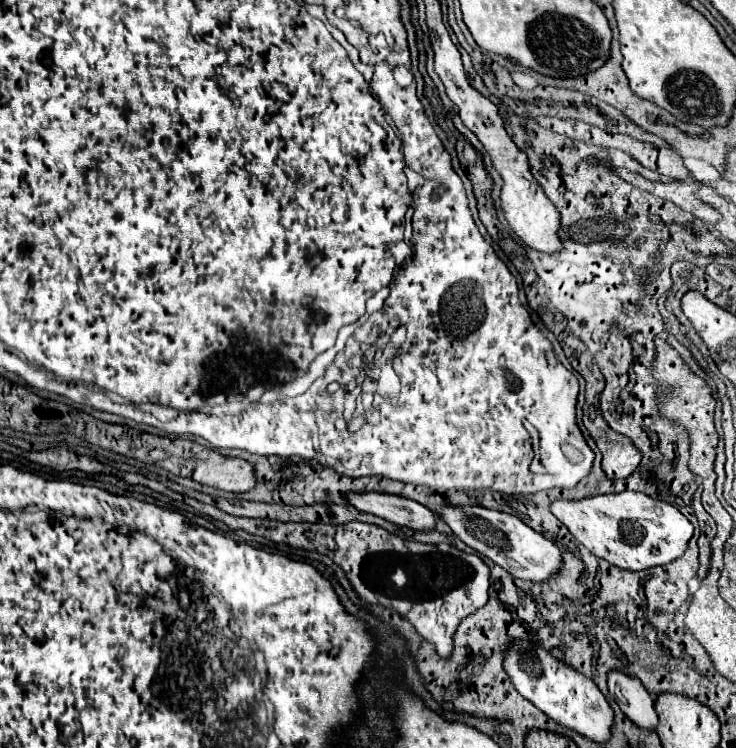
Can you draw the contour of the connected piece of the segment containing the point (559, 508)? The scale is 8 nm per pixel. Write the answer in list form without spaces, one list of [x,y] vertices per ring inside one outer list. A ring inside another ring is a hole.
[[[640,491],[596,495],[580,501],[558,499],[550,505],[550,511],[596,557],[628,571],[642,571],[678,559],[694,531],[692,523],[674,505],[656,501]]]

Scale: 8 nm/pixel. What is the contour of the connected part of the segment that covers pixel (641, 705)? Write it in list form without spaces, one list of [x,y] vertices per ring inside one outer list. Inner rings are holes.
[[[612,669],[608,671],[608,689],[614,693],[614,701],[628,719],[632,719],[642,729],[656,729],[658,717],[654,711],[654,699],[638,677]]]

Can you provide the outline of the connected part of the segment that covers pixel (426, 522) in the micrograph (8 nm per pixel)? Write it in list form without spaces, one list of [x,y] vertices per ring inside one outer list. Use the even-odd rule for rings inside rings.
[[[350,491],[346,495],[346,501],[356,507],[358,511],[378,515],[386,521],[392,521],[396,525],[404,525],[410,529],[432,529],[434,527],[434,513],[426,507],[422,507],[416,501],[410,501],[400,495],[388,495],[388,493],[372,493],[372,491],[362,491],[354,493]]]

